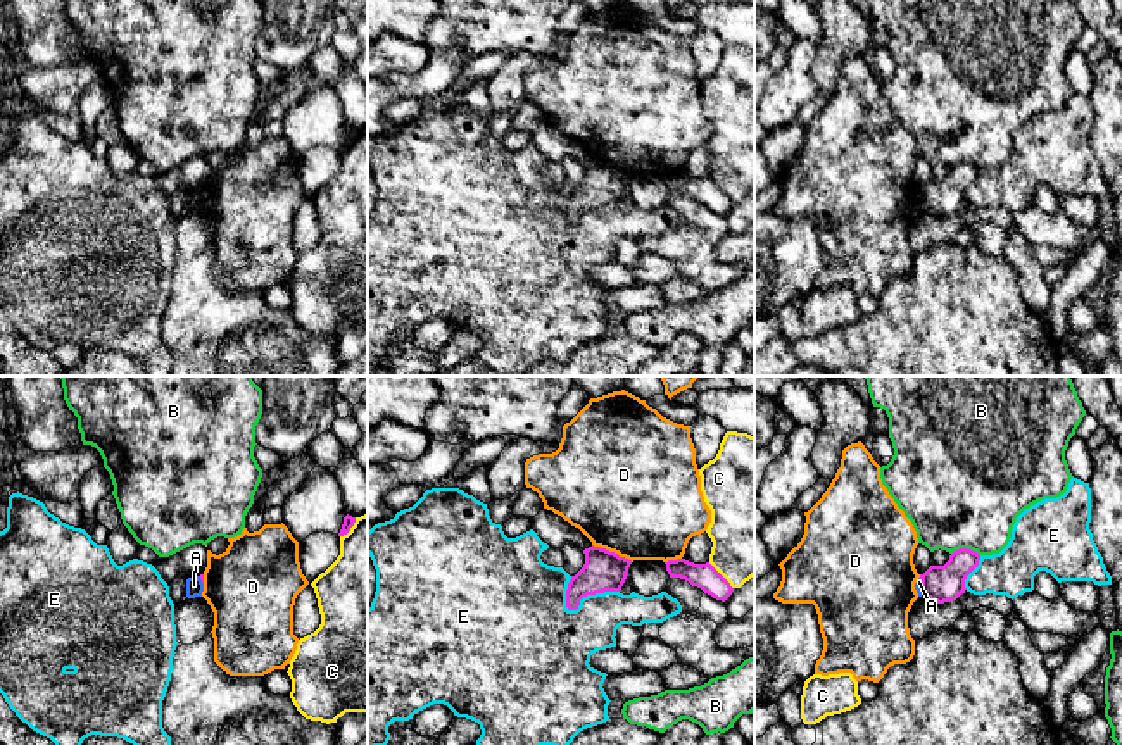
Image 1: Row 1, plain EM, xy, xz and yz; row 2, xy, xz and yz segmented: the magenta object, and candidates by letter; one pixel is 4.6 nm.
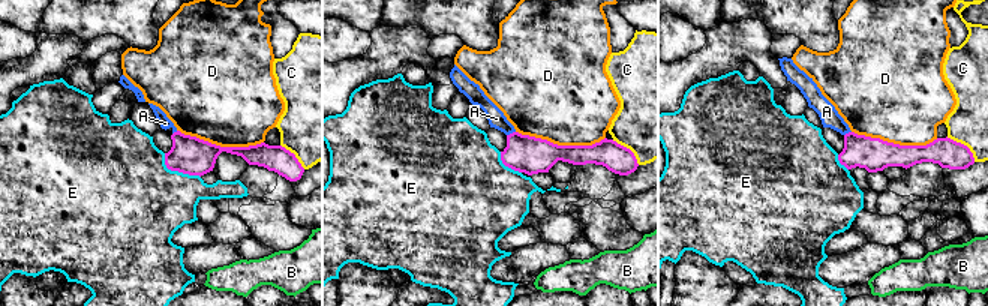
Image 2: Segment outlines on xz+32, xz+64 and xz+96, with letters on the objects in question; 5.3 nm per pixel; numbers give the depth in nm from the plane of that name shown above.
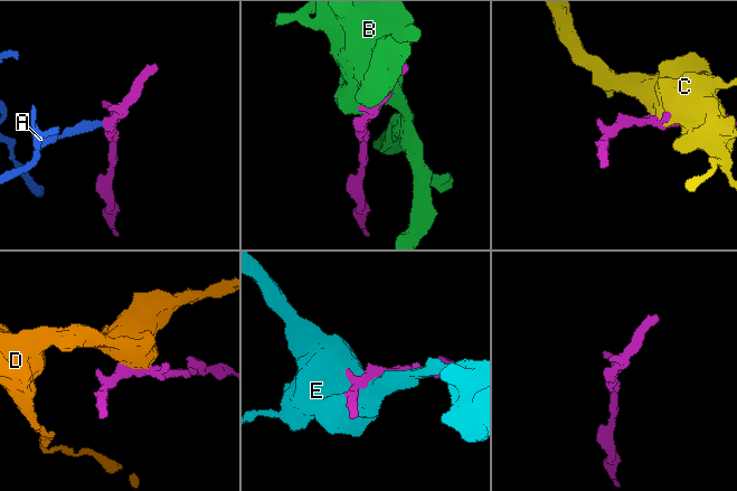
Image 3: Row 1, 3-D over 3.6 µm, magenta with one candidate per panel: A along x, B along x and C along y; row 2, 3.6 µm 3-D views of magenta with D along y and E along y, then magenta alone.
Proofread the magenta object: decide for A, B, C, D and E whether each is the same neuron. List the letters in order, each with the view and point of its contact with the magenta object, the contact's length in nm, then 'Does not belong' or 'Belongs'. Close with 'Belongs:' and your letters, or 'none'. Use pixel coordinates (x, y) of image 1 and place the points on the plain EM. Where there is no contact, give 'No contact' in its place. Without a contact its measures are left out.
A: Touches magenta at yz (922, 200). Shared border 80 nm. Does not belong
B: Touches magenta at yz (965, 162). Shared border 140 nm. Does not belong
C: Touches magenta at xz (722, 190). Shared border 170 nm. Does not belong
D: Touches magenta at xz (613, 166). Shared border 200 nm. Does not belong
E: Touches magenta at xz (589, 207). Shared border 260 nm. Does not belong
Belongs: none

